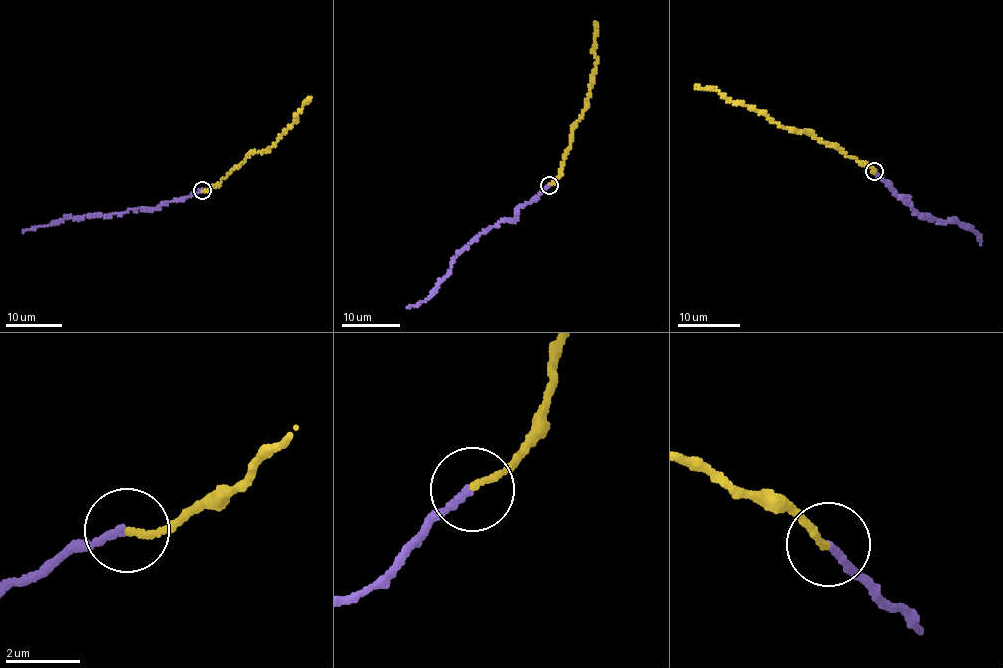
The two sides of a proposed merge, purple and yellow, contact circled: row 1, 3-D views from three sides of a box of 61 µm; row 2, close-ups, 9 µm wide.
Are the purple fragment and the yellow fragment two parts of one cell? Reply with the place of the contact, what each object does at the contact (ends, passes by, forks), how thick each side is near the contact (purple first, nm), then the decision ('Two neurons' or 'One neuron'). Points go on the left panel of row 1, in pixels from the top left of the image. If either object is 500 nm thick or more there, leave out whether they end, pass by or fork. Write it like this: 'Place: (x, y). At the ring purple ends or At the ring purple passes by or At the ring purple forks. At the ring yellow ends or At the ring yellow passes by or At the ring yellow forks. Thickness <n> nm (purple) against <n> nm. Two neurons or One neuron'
Place: (202, 190). At the ring purple ends. At the ring yellow ends. Thickness 200 nm (purple) against 180 nm. One neuron

